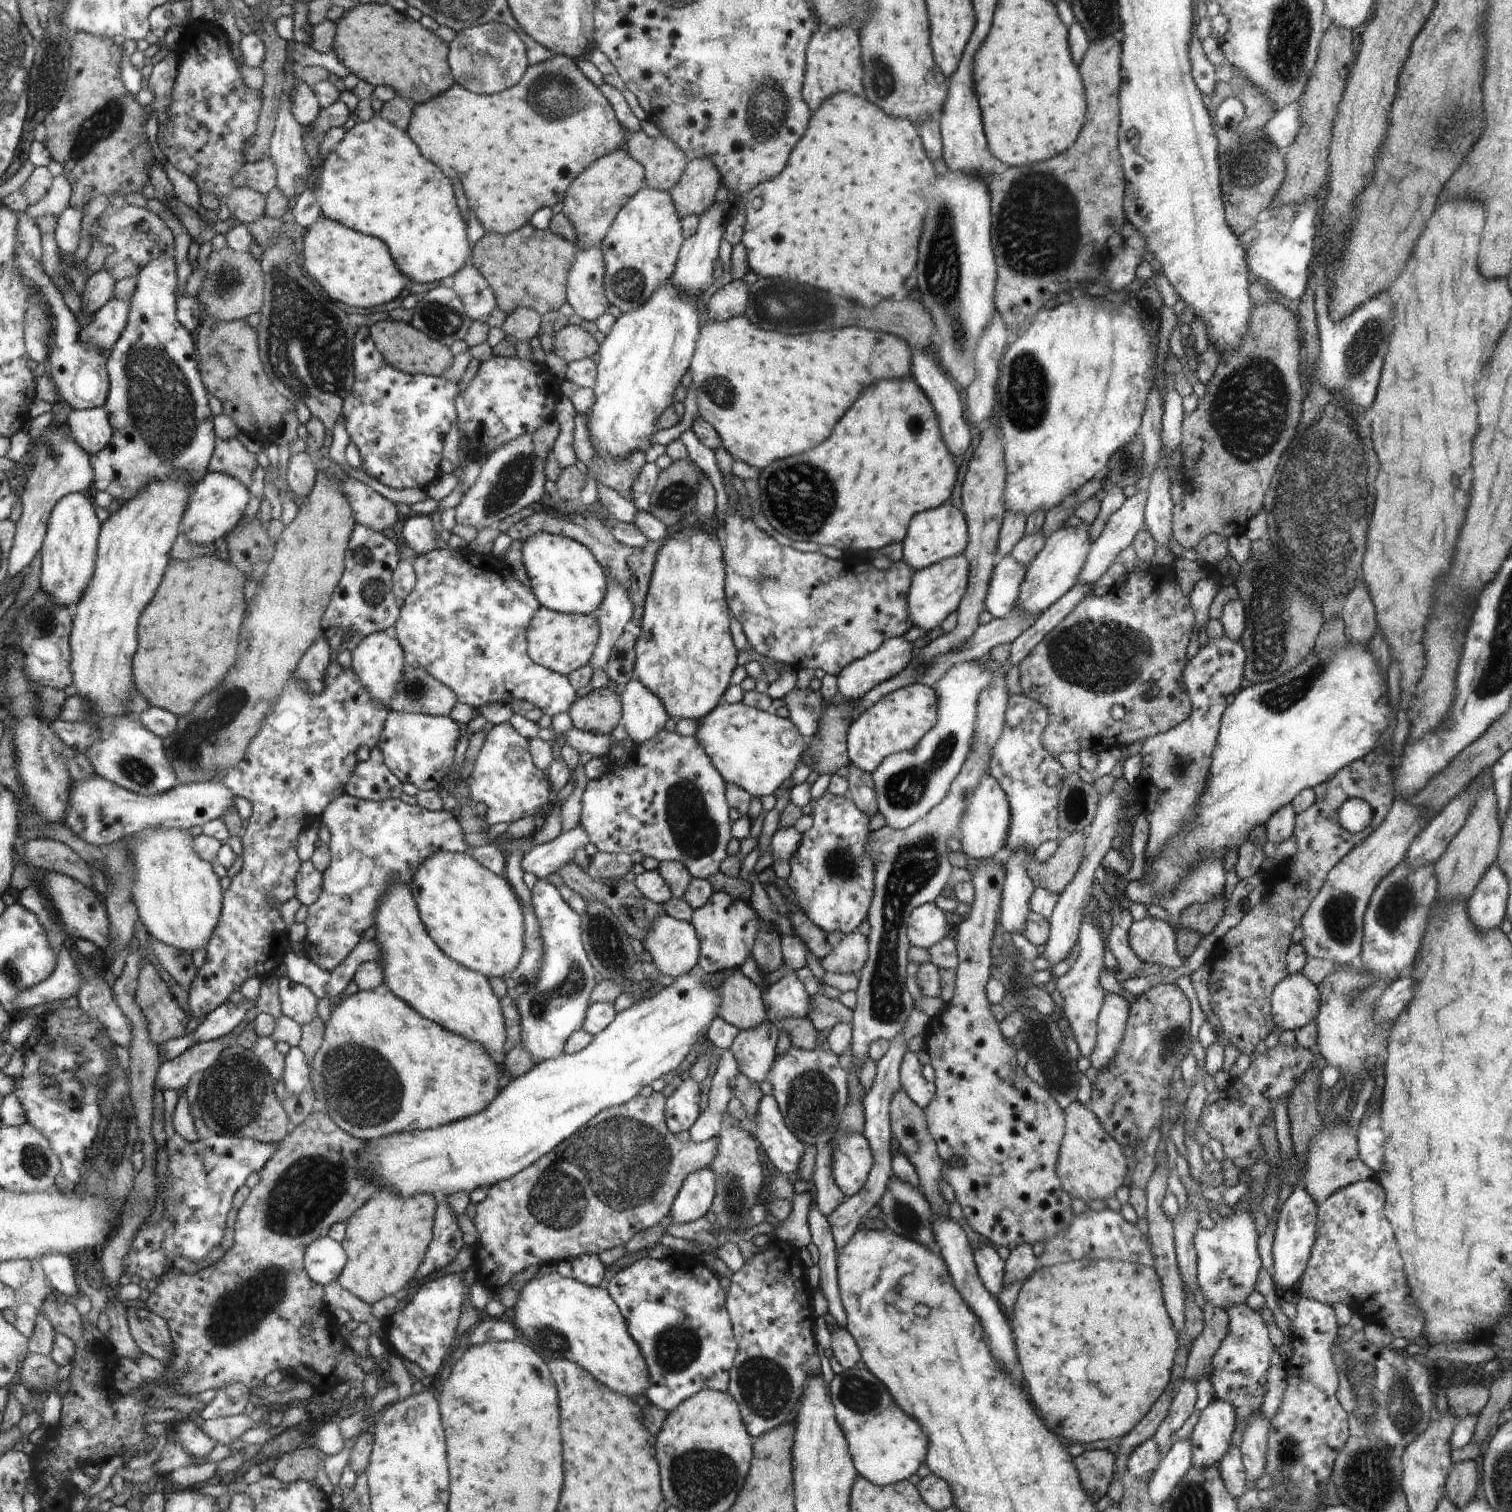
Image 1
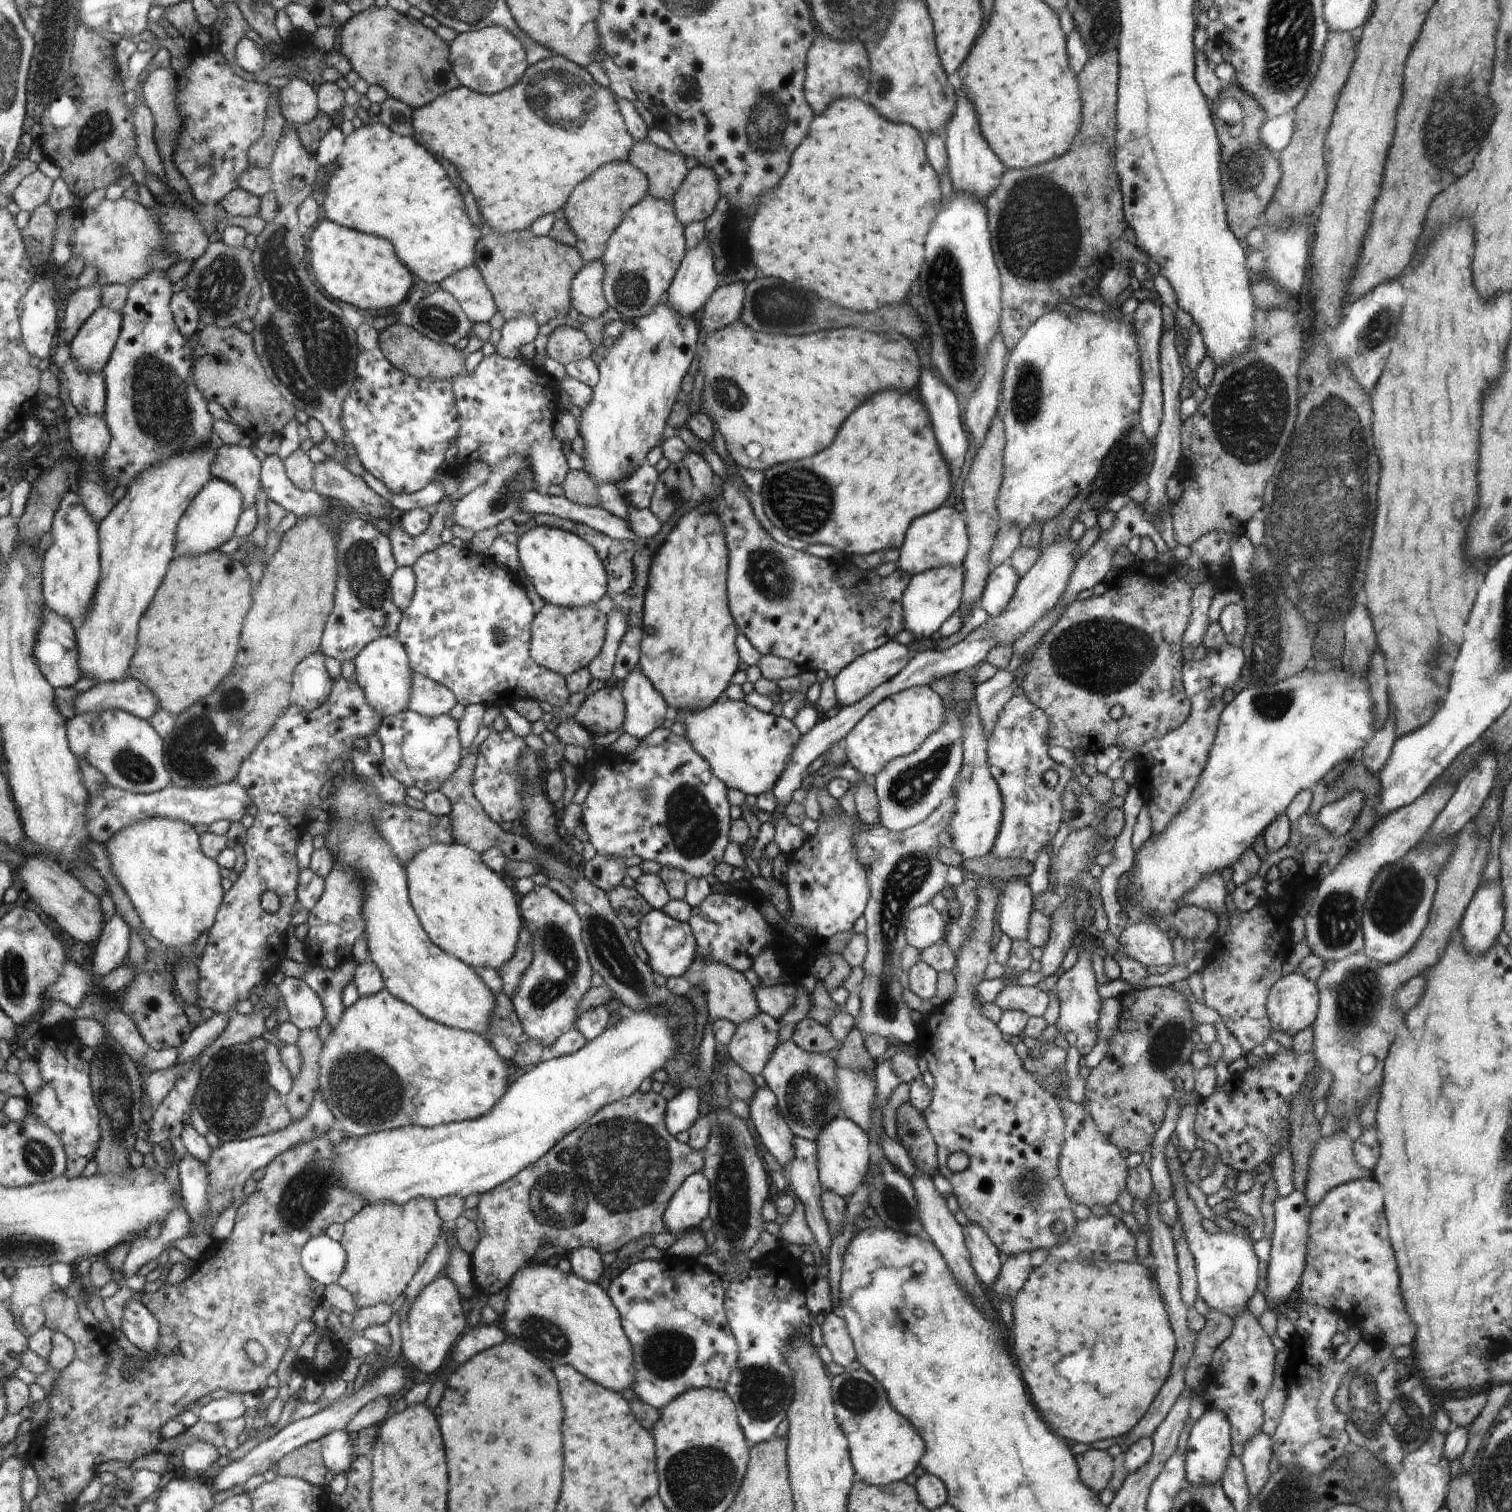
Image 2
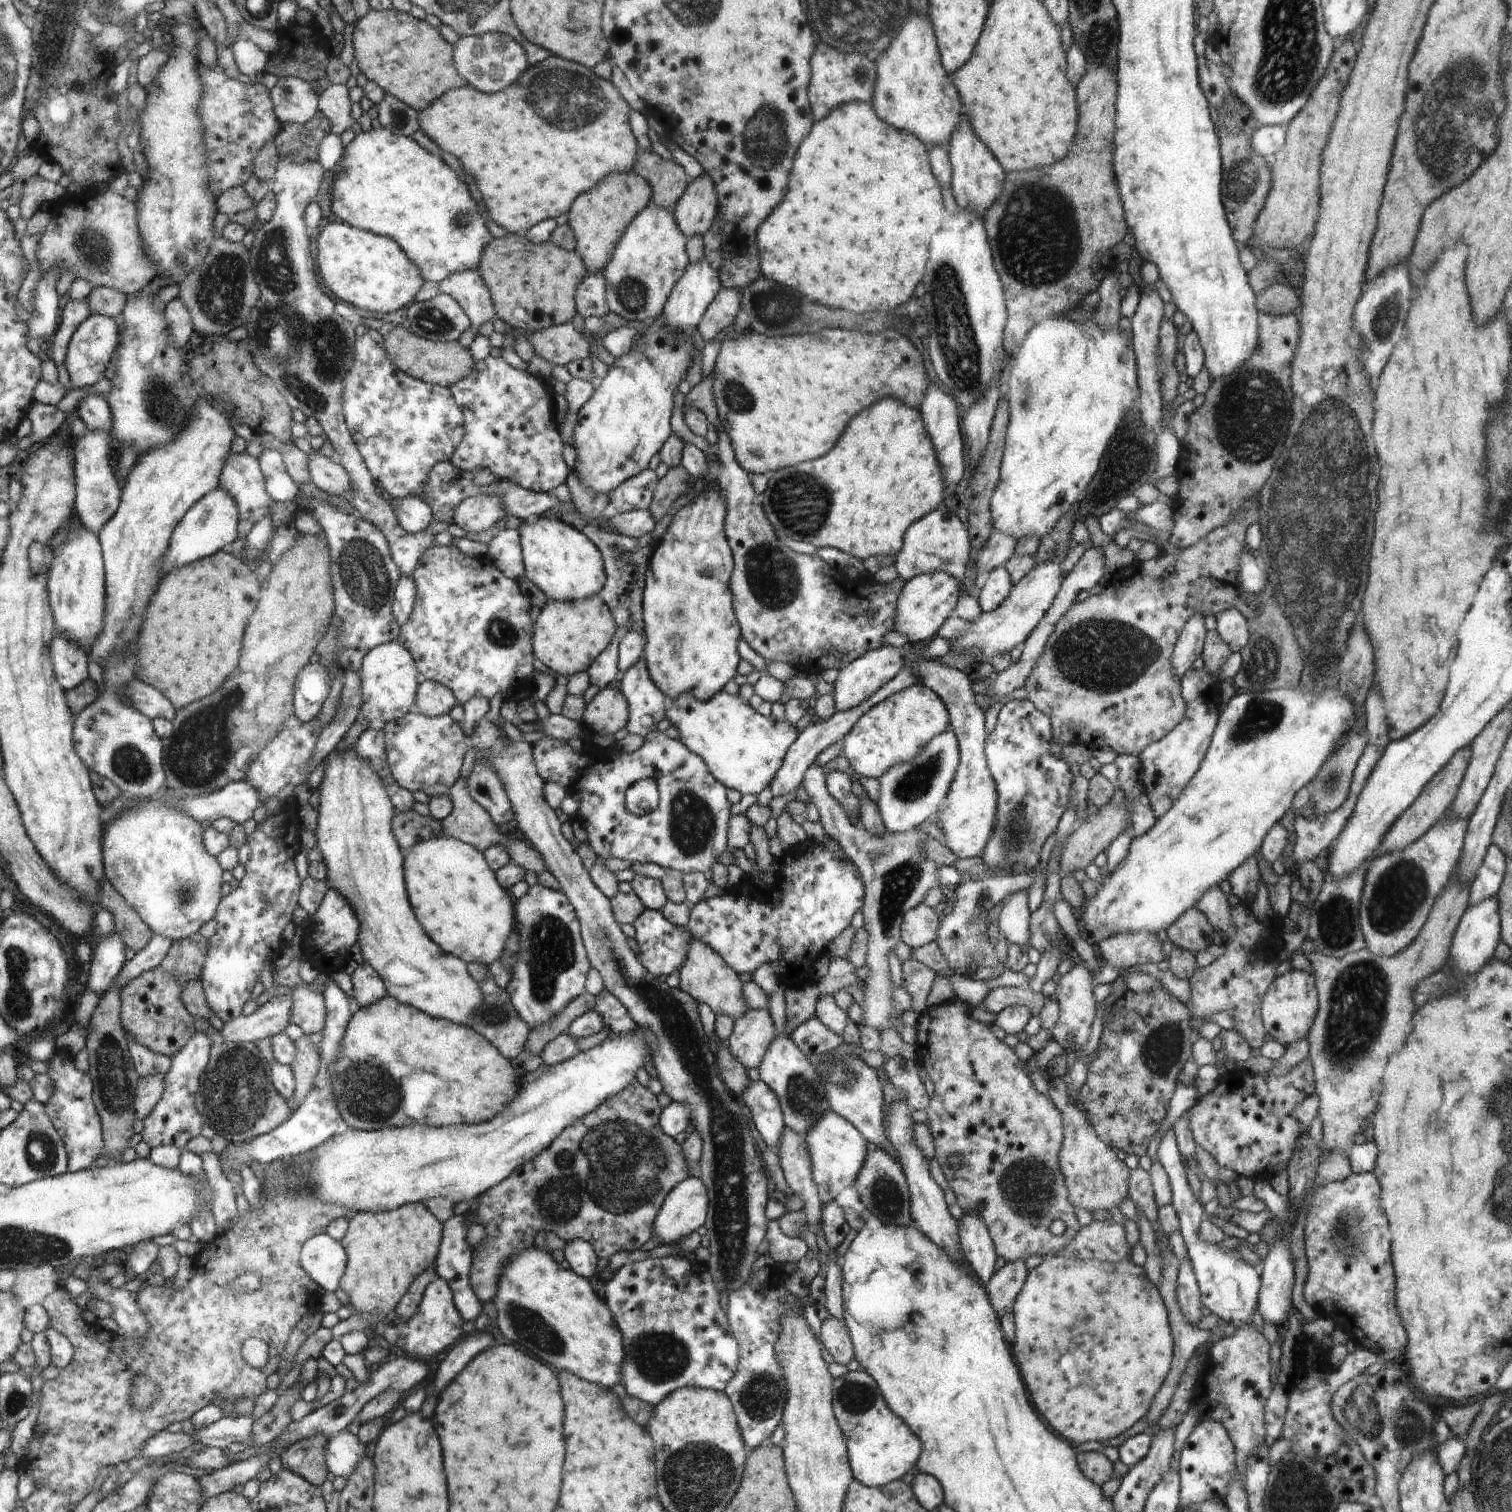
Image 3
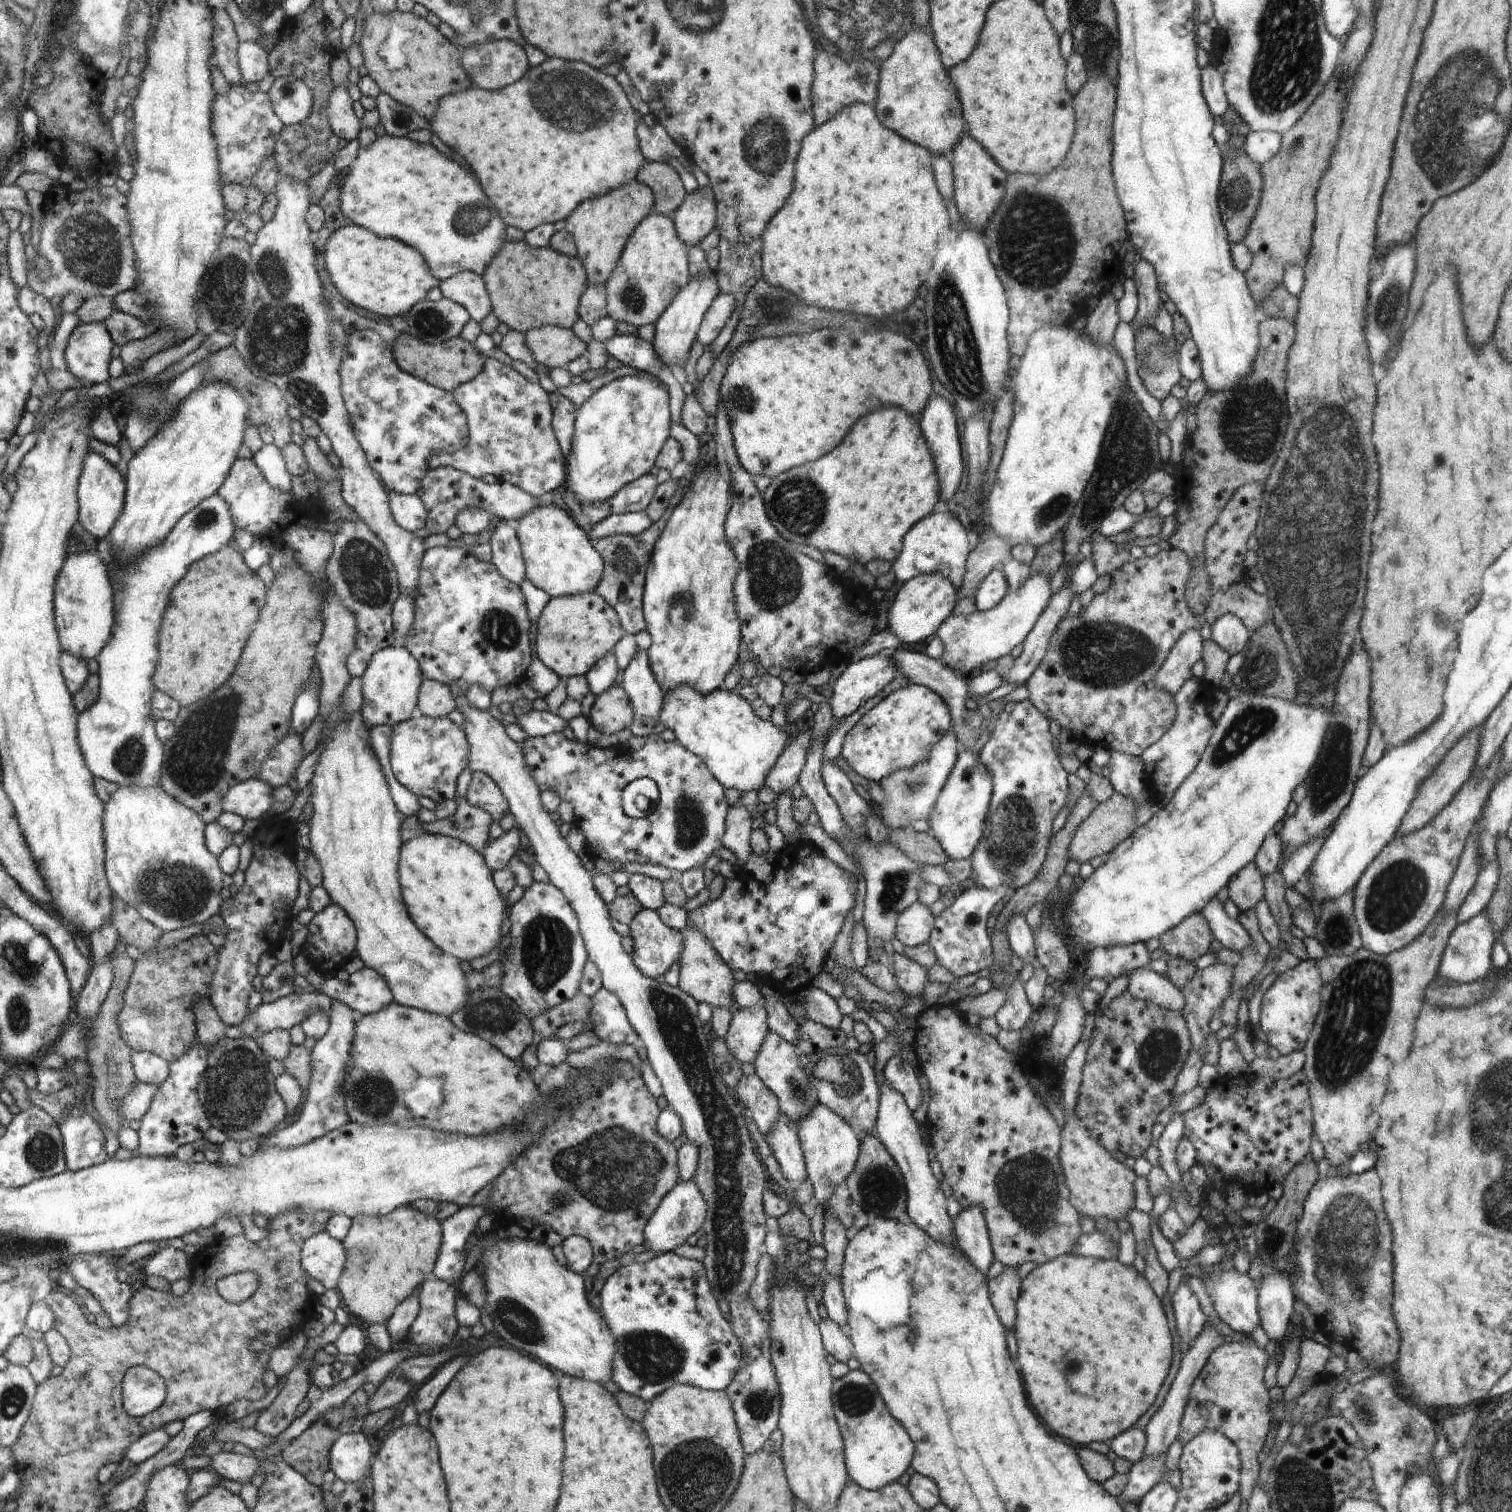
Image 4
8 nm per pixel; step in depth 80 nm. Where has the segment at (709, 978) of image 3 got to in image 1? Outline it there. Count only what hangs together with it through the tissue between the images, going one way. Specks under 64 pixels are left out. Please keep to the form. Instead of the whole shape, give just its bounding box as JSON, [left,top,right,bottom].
[715,969,767,1030]

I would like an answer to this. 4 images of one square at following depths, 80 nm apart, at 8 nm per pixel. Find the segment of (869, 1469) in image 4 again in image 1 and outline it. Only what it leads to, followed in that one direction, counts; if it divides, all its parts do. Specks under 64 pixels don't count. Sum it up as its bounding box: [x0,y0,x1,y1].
[830,1366,930,1486]

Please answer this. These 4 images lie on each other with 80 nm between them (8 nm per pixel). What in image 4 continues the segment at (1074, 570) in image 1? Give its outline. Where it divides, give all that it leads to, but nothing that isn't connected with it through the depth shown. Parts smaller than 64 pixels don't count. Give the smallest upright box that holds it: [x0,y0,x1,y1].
[937,574,1052,679]

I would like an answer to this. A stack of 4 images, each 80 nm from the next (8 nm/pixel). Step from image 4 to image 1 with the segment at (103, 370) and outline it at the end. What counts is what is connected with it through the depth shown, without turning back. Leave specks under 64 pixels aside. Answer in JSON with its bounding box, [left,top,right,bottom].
[81,297,131,358]

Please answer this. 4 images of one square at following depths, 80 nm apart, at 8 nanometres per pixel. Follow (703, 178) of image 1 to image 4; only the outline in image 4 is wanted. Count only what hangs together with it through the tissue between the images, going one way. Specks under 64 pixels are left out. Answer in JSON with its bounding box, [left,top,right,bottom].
[672,187,718,249]

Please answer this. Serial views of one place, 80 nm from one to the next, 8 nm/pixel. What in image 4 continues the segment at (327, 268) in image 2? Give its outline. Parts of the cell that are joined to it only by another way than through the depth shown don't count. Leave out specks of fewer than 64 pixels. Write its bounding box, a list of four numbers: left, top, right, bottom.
[324,224,440,319]

